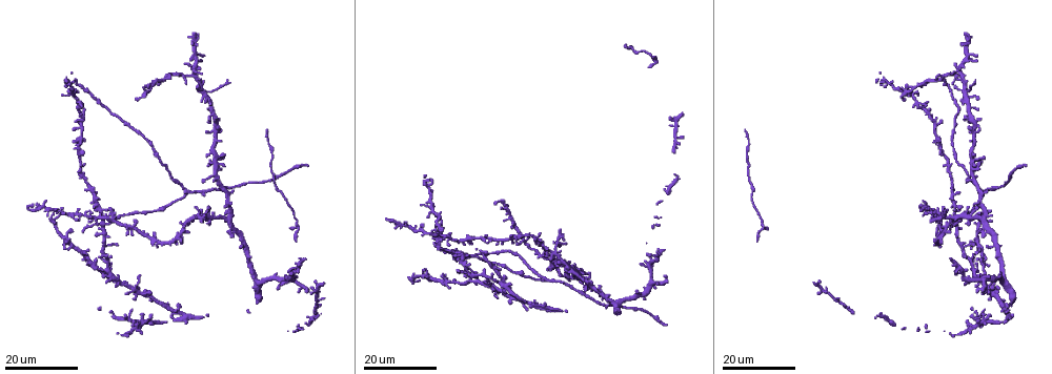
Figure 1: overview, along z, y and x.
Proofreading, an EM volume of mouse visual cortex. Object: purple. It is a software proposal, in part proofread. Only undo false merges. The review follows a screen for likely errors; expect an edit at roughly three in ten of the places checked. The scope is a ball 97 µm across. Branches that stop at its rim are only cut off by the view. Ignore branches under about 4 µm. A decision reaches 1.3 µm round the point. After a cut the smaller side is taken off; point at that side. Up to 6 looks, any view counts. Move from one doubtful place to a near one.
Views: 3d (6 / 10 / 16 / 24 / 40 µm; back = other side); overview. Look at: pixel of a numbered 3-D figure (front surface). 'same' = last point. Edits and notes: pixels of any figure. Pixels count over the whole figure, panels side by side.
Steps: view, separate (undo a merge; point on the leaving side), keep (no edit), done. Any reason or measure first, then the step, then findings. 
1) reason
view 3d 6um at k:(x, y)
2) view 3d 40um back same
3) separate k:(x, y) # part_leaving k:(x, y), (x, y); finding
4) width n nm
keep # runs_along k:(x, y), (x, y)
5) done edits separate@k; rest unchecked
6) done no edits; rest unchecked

four or more arms meet
view 3d 24um at 1:(470, 238)

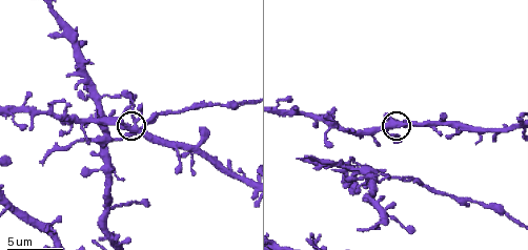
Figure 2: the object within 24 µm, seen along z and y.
zoom in
view 3d 10um at 2:(135, 126)

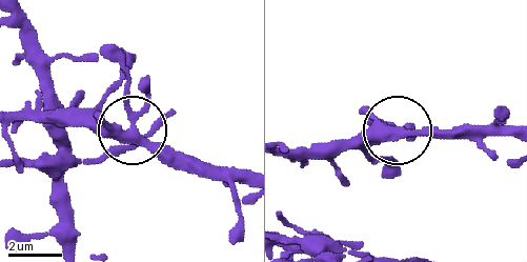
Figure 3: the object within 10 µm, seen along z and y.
from behind
view 3d 10um back at 3:(395, 131)

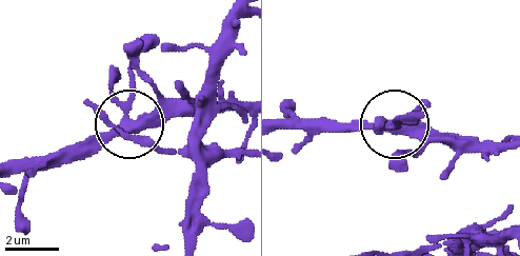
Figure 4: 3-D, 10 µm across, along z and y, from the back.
arms 4
keep # runs_along 4:(279, 129), (395, 129), (401, 121); one neuron here

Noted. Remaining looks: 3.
view 3d 24um at 1:(211, 164)

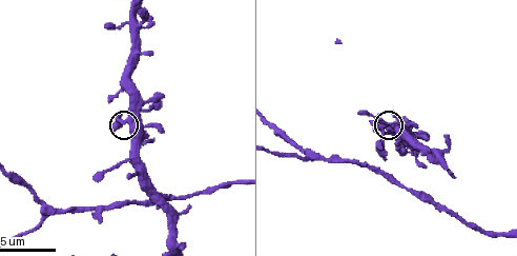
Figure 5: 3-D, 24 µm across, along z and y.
view 3d 10um at 5:(125, 119)

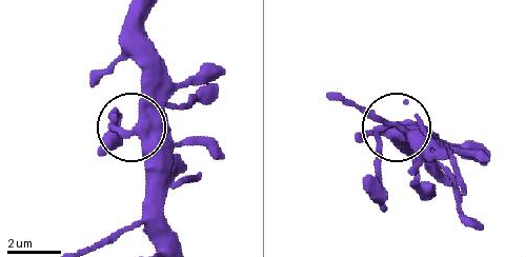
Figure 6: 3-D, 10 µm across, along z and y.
keep # continuous, no second neuron

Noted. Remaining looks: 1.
view 3d 6um at 2:(109, 140)

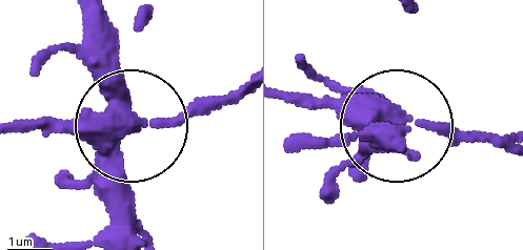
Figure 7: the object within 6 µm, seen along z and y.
separate 7:(185, 120) # part_leaving 7:(118, 128), (239, 95); a second neuron is stuck on

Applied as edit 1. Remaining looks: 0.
done edits separate@7; rest unchecked

